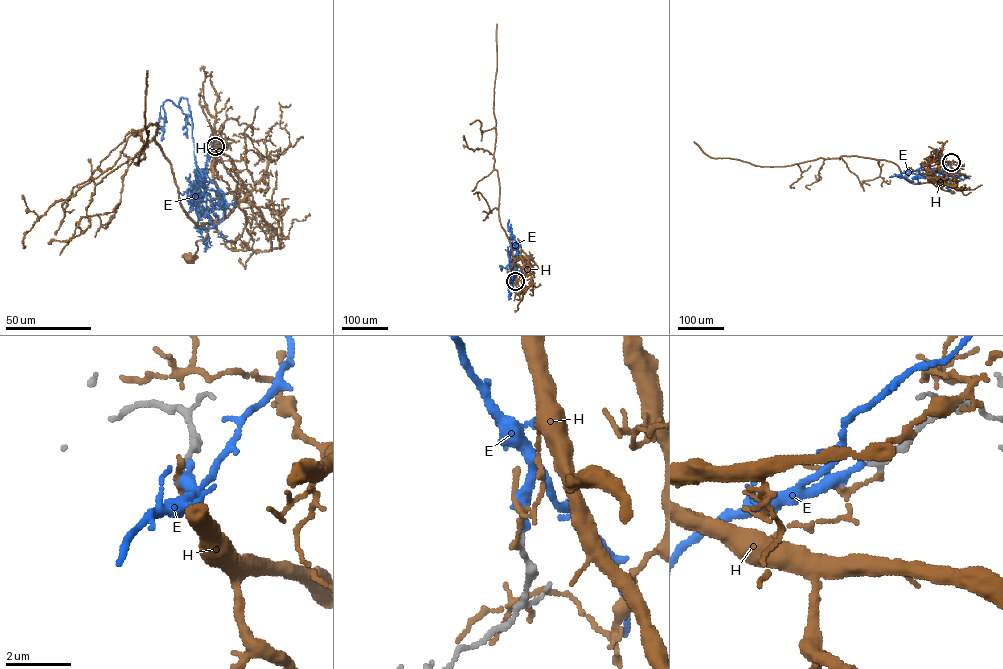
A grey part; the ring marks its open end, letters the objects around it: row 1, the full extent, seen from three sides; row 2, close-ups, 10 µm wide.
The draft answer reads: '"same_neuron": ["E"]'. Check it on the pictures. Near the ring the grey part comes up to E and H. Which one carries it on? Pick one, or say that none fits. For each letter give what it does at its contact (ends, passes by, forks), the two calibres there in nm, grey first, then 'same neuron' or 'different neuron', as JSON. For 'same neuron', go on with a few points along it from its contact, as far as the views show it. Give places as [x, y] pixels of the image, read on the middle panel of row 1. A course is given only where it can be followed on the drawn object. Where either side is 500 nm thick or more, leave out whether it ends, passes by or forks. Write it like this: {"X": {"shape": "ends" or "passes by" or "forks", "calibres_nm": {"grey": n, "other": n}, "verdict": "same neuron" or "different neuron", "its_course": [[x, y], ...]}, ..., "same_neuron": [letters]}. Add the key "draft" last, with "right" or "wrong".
{"E": {"shape": "ends", "calibres_nm": {"grey": 150, "other": 200}, "verdict": "same neuron", "its_course": [[515, 281], [510, 268], [511, 246], [509, 265], [505, 268], [501, 266]]}, "H": {"shape": "ends", "calibres_nm": {"grey": 170, "other": 160}, "verdict": "different neuron"}, "same_neuron": ["E"], "draft": "right"}

